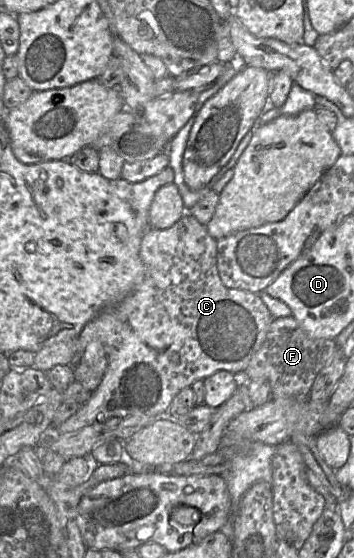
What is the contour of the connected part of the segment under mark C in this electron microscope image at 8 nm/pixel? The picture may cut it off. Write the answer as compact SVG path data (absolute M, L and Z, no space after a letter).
M169 166L140 182L129 182L121 177L110 180L117 196L133 210L138 230L144 233L139 252L144 267L143 278L125 299L103 309L83 327L77 338L78 355L90 342L100 341L105 348L108 366L88 401L66 421L51 428L48 434L77 432L113 417L127 418L139 414L156 418L170 416L167 411L182 389L220 370L233 374L244 373L252 356L265 340L274 317L258 294L228 288L223 284L217 269L217 240L208 233L205 225L185 213L168 229L151 227L149 209L154 195L160 187L173 180L174 171Z

